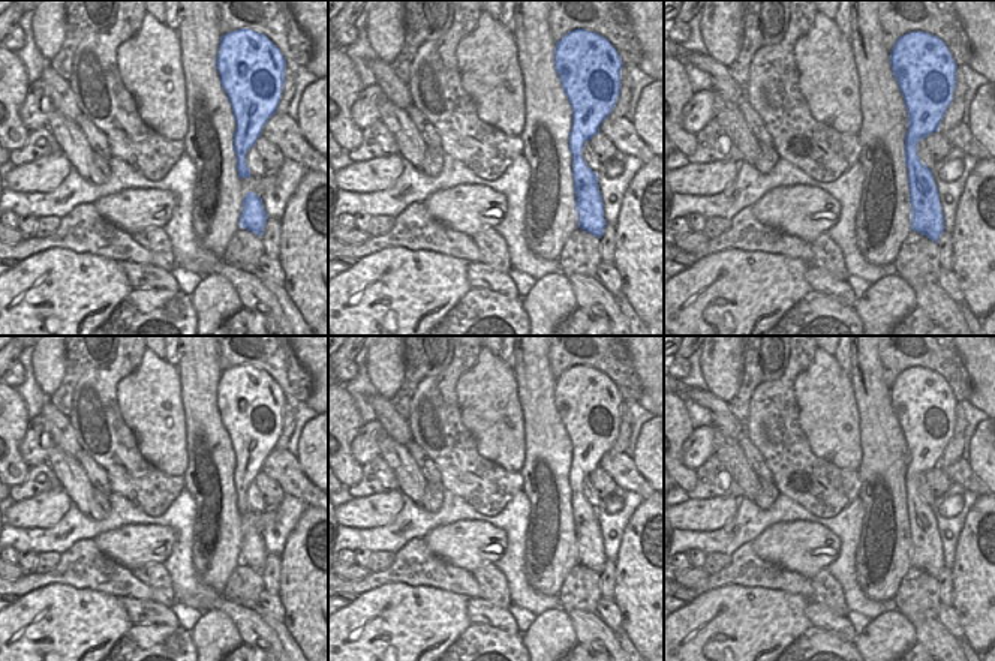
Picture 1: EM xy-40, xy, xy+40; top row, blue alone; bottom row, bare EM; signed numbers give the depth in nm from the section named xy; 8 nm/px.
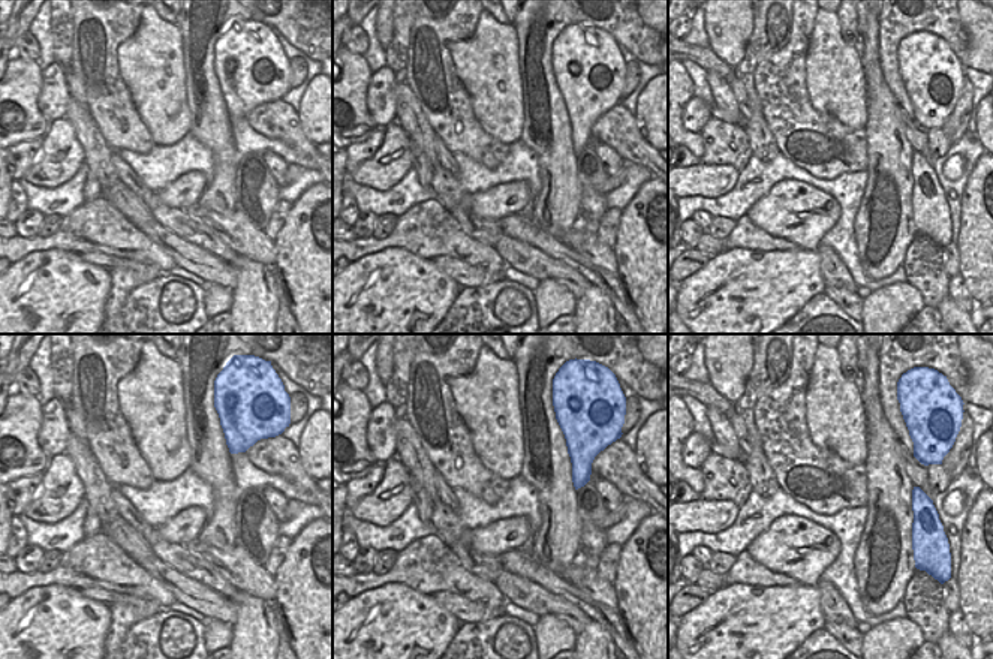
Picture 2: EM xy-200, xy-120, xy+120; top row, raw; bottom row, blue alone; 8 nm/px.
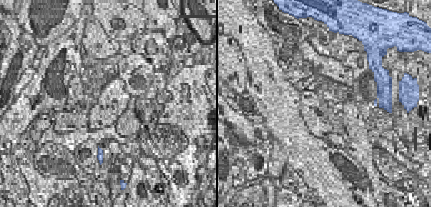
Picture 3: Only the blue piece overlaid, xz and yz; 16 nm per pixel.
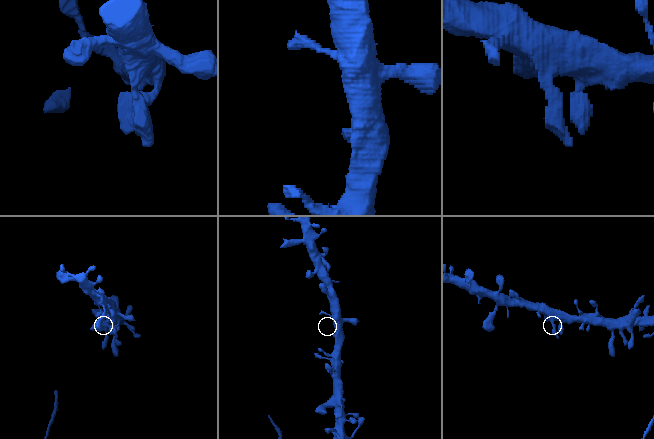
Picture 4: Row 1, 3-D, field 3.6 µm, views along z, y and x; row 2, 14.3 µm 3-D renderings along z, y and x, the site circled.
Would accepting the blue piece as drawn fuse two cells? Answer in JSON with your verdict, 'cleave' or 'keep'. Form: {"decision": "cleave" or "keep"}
{"decision": "keep"}

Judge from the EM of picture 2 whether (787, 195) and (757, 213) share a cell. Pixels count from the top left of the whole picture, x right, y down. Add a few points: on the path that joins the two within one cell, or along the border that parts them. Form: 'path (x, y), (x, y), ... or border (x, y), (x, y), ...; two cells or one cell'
path (779, 202), (769, 213), (764, 213); one cell

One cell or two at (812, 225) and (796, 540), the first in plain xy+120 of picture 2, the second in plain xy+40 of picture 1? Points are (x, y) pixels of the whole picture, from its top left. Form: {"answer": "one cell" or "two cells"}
{"answer": "one cell"}

